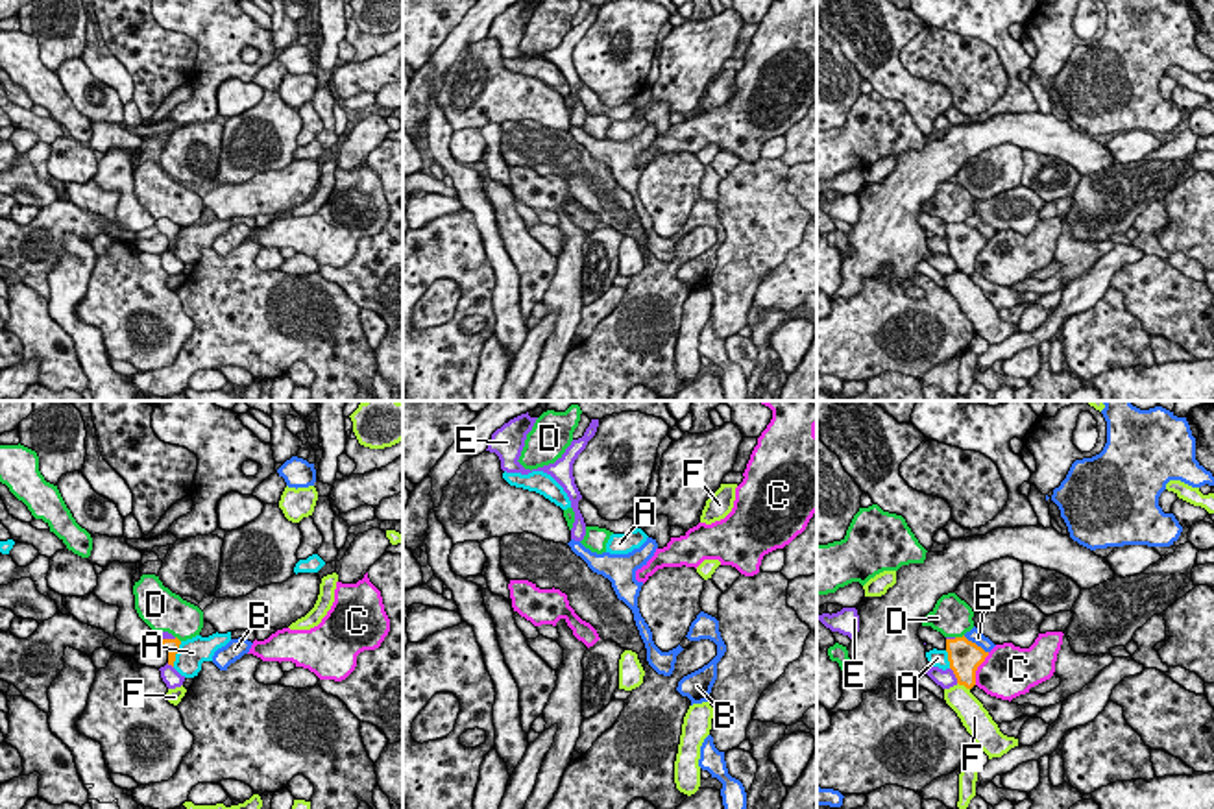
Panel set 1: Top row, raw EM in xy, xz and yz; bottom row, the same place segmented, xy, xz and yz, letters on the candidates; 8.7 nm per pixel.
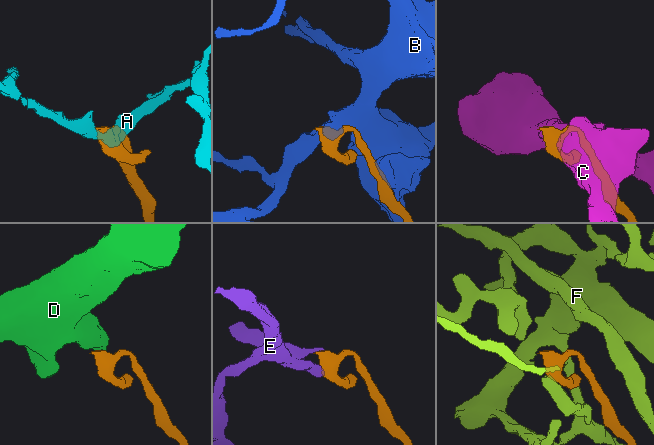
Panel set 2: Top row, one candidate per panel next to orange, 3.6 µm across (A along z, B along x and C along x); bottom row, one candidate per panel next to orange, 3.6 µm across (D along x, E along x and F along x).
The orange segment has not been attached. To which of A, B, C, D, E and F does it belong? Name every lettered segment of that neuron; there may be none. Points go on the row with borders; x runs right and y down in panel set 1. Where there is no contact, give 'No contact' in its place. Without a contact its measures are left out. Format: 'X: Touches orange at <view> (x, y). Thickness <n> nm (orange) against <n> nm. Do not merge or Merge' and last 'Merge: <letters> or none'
A: Touches orange at xy (176, 652). Thickness 120 nm (orange) against 240 nm. Do not merge
B: Touches orange at yz (974, 643). Thickness 280 nm (orange) against 120 nm. Do not merge
C: Touches orange at yz (976, 669). Thickness 280 nm (orange) against 420 nm. Do not merge
D: Touches orange at yz (959, 638). Thickness 280 nm (orange) against 340 nm. Do not merge
E: Touches orange at yz (954, 673). Thickness 280 nm (orange) against 160 nm. Merge
F: Touches orange at yz (963, 684). Thickness 280 nm (orange) against 240 nm. Do not merge
Merge: E

